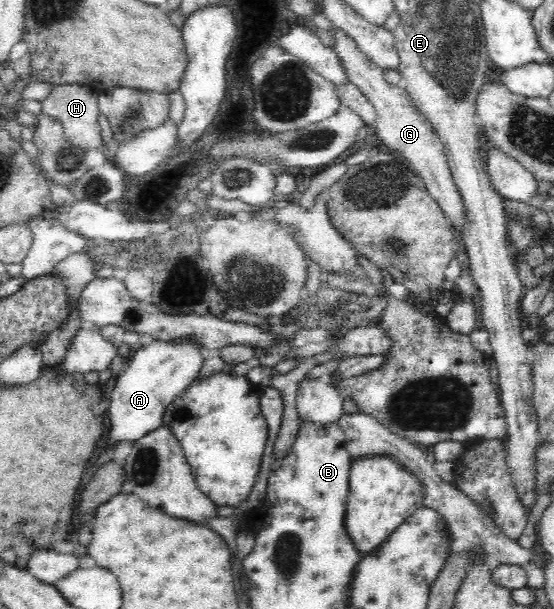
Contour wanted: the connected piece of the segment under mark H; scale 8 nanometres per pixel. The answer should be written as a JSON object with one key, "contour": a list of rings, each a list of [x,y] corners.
{"contour":[[[64,84],[53,86],[47,98],[42,101],[42,114],[53,118],[63,126],[64,137],[72,143],[74,148],[85,151],[101,149],[103,139],[99,128],[98,95],[91,91],[89,86],[80,84]]]}

